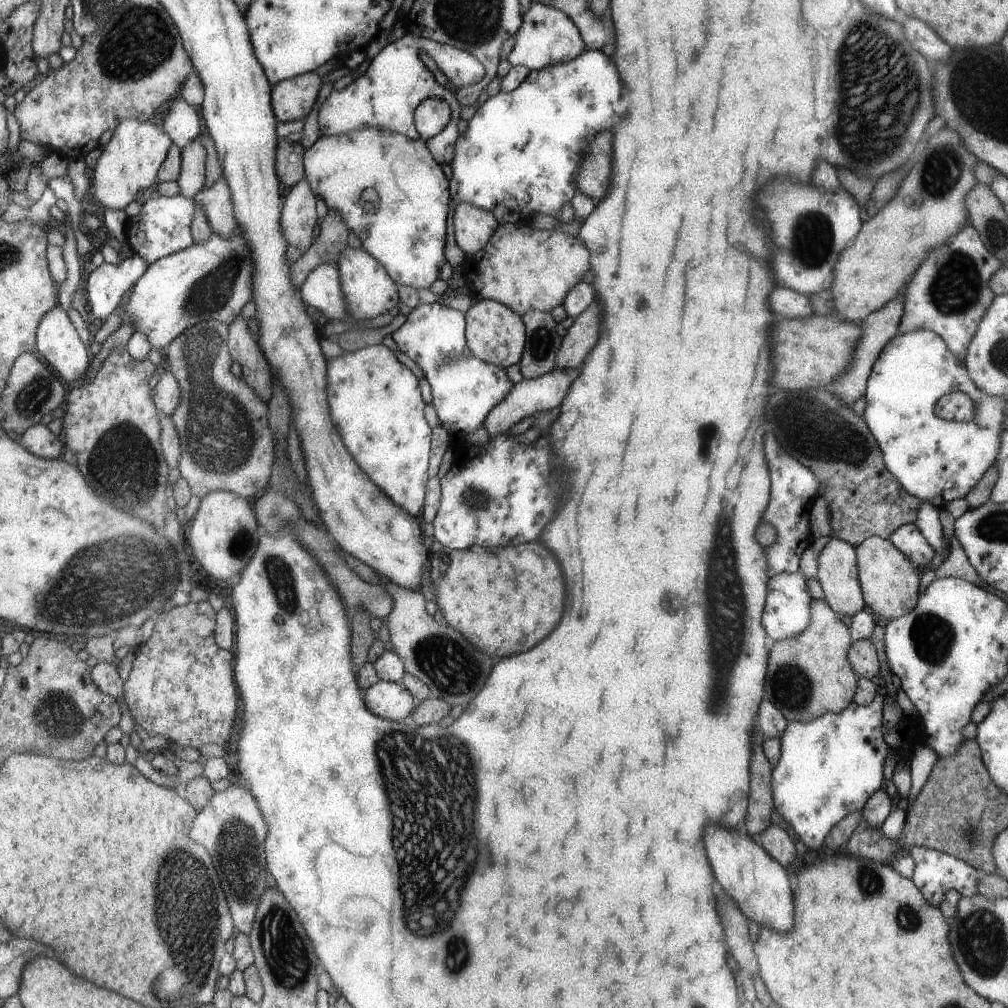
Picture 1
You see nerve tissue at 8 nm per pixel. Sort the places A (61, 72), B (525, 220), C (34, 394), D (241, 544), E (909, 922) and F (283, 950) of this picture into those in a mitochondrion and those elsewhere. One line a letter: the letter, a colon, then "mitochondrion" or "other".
A: other
B: other
C: mitochondrion
D: mitochondrion
E: mitochondrion
F: mitochondrion

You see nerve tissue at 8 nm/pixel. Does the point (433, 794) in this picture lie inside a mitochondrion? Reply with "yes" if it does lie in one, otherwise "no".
yes

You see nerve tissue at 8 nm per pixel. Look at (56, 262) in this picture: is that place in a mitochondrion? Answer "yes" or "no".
no

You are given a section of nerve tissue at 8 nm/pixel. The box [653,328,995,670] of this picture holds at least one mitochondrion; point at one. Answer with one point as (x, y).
(932, 636)

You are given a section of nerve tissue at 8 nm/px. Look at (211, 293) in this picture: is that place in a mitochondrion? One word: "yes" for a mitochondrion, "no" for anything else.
yes

